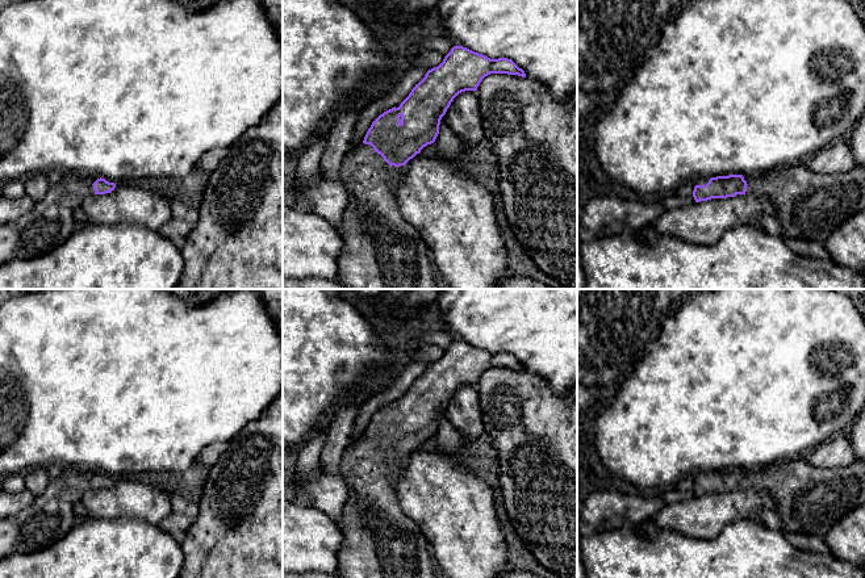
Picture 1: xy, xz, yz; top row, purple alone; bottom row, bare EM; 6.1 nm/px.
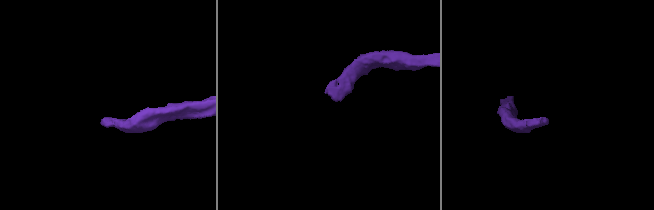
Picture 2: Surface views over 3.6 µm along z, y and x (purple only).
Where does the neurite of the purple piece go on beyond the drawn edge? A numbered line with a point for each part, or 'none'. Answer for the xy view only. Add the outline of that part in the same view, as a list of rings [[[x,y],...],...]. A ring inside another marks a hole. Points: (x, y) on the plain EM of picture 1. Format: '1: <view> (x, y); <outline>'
1: xy (50, 518); [[[63,465],[62,473],[49,479],[46,490],[12,518],[0,519],[0,558],[12,553],[33,553],[57,544],[76,525],[74,506],[83,494],[95,489],[93,477],[100,473],[82,465]]]

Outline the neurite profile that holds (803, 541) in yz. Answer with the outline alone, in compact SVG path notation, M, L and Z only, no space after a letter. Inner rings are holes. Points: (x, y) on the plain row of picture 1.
M790 532L786 535L787 541L801 550L811 550L820 554L831 554L831 549L828 548L826 540L822 540L818 536L801 533L801 532Z

